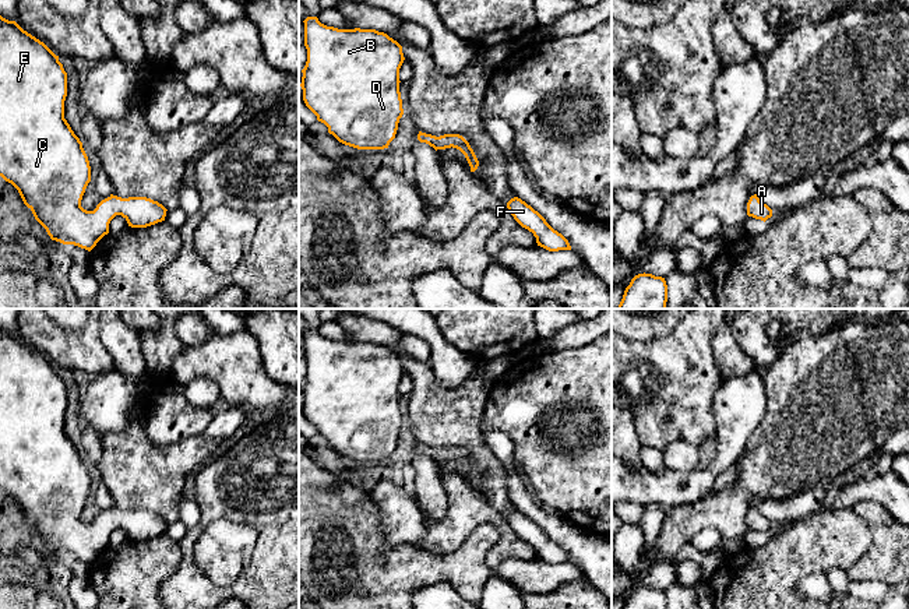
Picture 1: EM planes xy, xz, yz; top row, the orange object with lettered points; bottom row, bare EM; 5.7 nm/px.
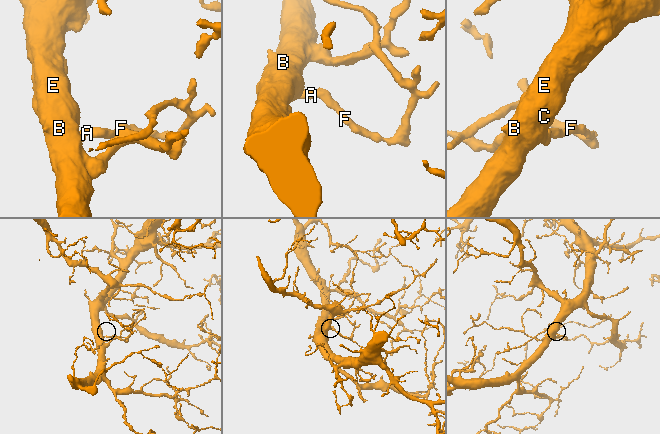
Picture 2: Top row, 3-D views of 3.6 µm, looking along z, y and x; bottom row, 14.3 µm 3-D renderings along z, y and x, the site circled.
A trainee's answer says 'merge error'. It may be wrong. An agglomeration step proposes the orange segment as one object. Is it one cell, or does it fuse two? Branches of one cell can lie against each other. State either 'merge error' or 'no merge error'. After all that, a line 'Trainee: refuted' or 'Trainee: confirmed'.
no merge error
Trainee: refuted

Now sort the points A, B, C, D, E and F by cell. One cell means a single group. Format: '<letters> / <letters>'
A B C D E F

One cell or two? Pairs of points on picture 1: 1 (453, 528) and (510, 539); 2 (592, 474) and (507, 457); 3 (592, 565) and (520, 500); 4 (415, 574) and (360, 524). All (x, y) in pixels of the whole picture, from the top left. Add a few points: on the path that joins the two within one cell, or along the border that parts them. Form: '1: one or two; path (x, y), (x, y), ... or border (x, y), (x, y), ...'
1: one; path (468, 517), (493, 517), (500, 524)
2: two; border (497, 429), (511, 440), (513, 458), (515, 461)
3: one; path (575, 546), (557, 528), (538, 516)
4: one; path (401, 566), (373, 538)

